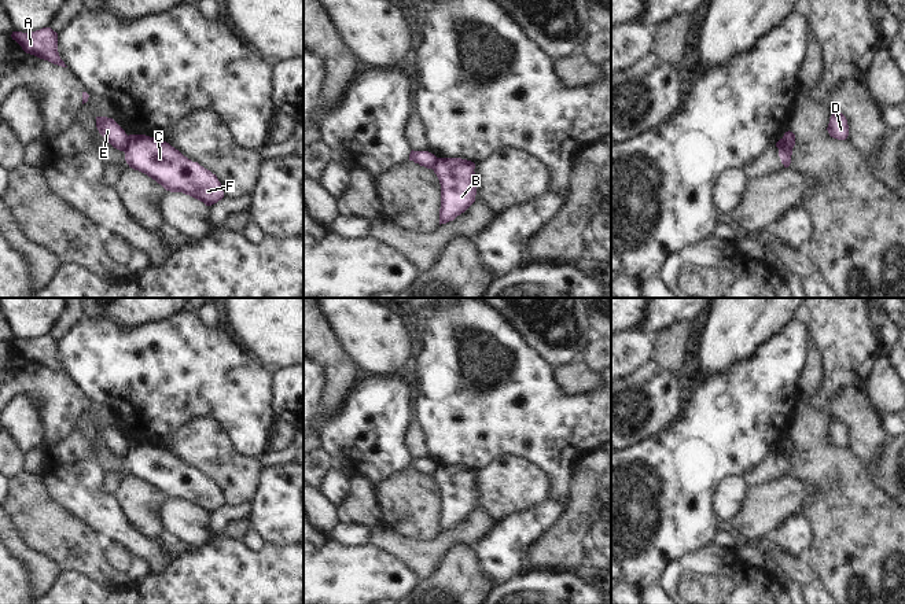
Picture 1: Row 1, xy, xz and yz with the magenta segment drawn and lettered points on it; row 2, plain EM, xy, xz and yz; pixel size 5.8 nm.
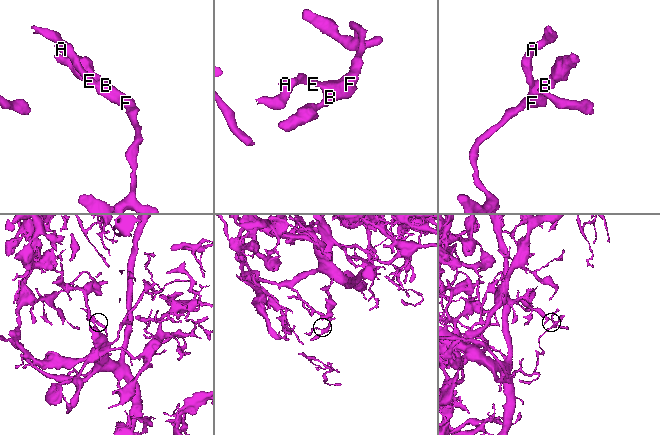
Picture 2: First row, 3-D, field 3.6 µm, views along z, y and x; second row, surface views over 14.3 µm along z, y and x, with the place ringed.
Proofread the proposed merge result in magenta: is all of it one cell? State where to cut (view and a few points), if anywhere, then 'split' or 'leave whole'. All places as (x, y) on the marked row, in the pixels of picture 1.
cut in xy along (128, 136), (128, 147), (124, 151); split

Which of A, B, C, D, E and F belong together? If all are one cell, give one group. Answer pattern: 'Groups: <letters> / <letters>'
Groups: A E / B C D F.

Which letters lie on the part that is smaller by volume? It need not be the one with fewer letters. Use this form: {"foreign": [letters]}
{"foreign": ["A", "E"]}

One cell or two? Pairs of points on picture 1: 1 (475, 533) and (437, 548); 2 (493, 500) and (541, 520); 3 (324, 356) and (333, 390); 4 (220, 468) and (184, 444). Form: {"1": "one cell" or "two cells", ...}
{"1": "one cell", "2": "two cells", "3": "one cell", "4": "one cell"}

